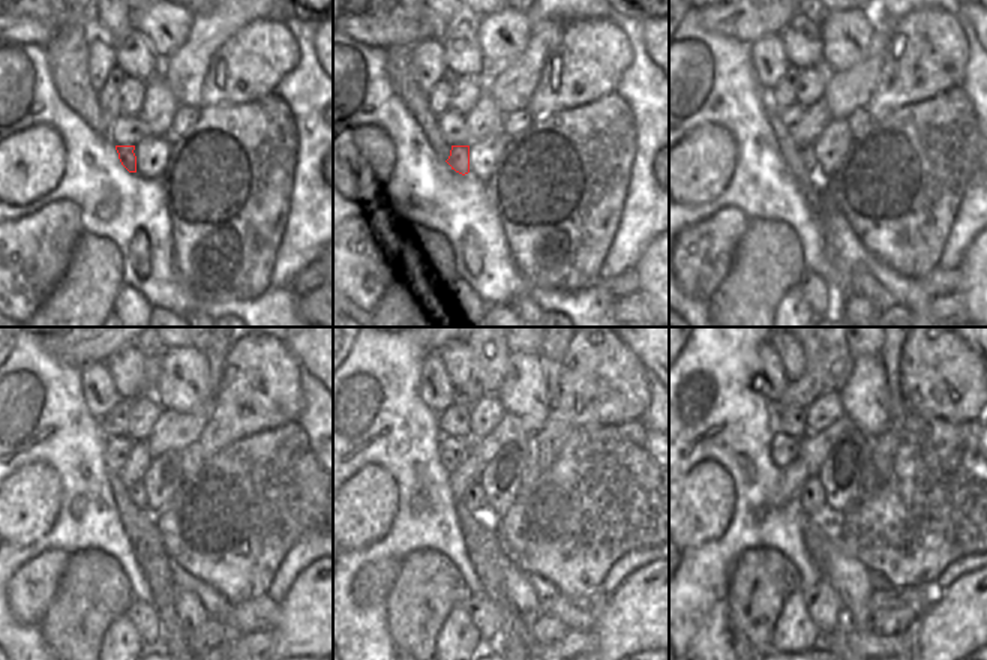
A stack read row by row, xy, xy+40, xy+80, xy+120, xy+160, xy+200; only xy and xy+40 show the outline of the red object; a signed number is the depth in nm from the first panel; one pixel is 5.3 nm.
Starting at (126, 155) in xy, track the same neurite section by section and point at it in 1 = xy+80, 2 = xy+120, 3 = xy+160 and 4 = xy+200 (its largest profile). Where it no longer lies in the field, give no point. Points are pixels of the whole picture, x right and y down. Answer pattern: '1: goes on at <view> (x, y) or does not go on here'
1: goes on at xy+80 (807, 156)
2: goes on at xy+120 (137, 492)
3: goes on at xy+160 (474, 498)
4: goes on at xy+200 (812, 500)

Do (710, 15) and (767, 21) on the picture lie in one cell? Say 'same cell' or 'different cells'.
same cell

